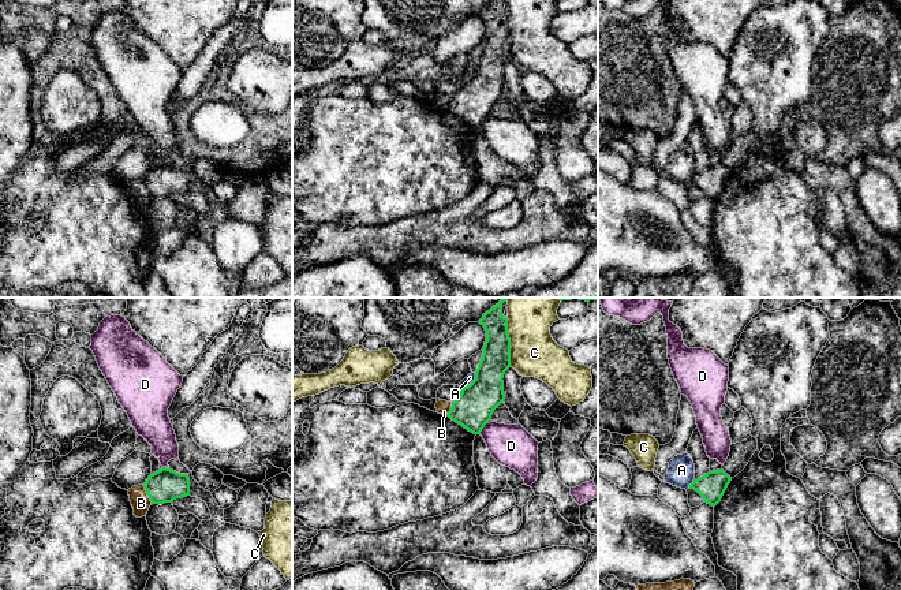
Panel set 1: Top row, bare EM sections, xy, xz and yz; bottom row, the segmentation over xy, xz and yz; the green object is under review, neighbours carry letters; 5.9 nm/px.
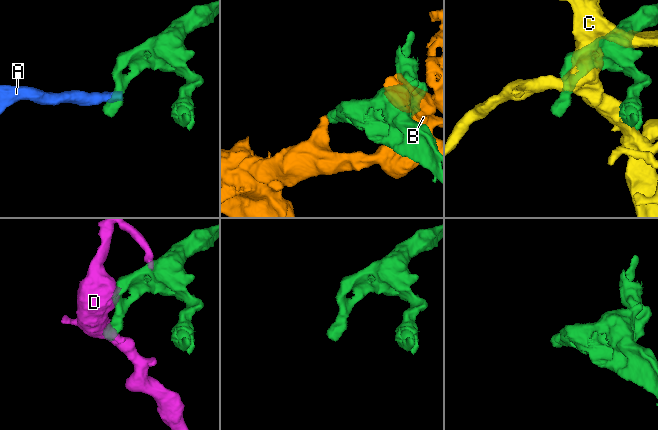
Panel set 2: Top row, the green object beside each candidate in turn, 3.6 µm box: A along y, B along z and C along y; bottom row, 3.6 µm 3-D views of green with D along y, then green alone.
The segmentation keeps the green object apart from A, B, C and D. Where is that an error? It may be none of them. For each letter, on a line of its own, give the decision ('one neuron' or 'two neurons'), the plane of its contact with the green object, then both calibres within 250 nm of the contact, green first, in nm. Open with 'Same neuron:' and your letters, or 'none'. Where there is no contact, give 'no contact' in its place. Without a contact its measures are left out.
Same neuron: none
A: two neurons; contact in xz; calibres 220 and 50 nm
B: two neurons; contact in xy; calibres 200 and 120 nm
C: two neurons; contact in xz; calibres 170 and 280 nm
D: two neurons; contact in xz; calibres 220 and 240 nm

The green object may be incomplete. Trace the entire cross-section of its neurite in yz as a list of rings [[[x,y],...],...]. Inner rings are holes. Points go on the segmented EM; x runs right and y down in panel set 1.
[[[721,468],[709,471],[703,477],[693,479],[689,489],[696,490],[704,503],[715,507],[721,501],[730,481],[732,478]]]

